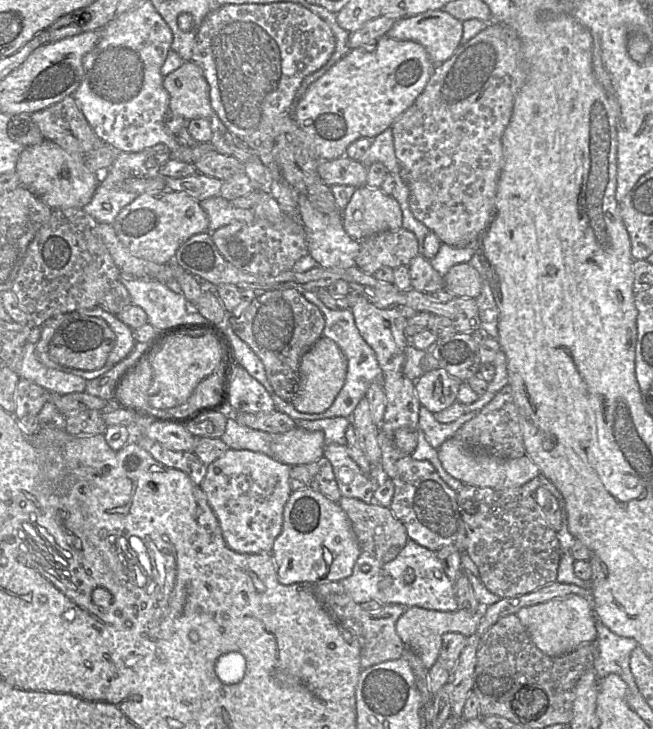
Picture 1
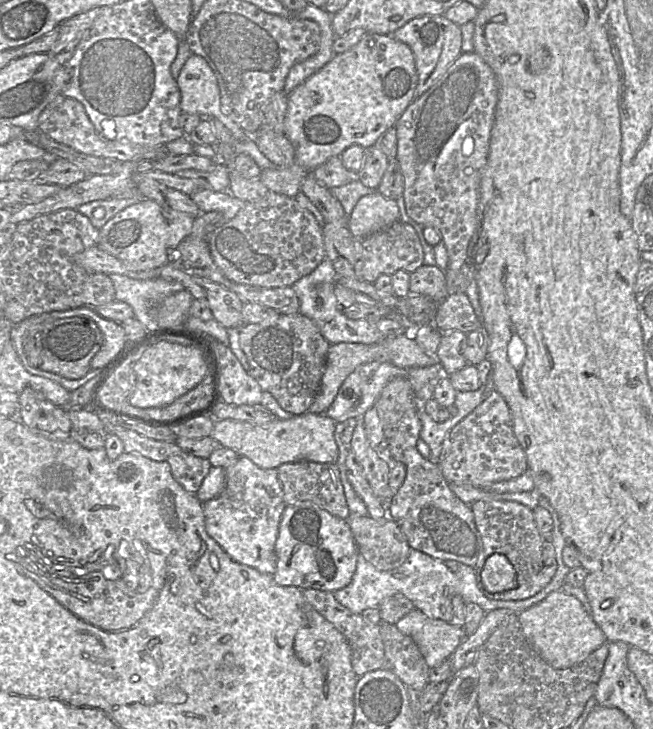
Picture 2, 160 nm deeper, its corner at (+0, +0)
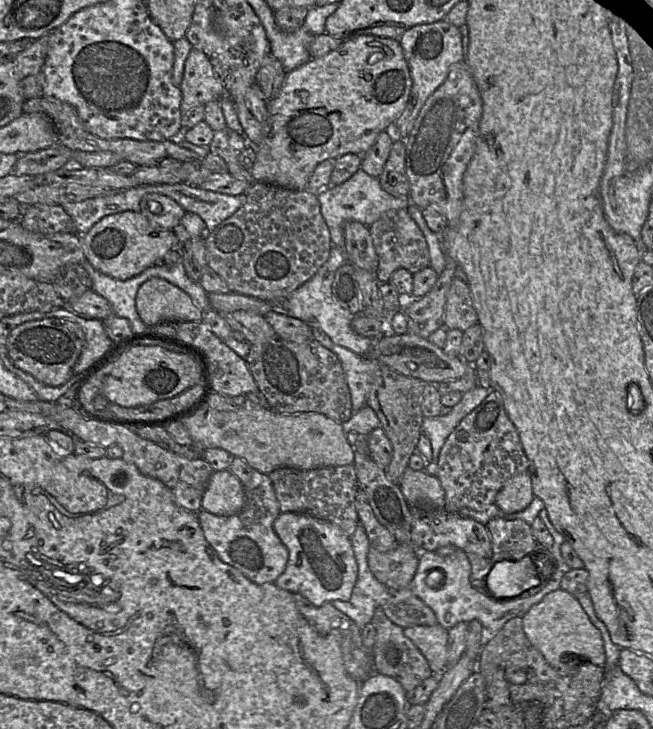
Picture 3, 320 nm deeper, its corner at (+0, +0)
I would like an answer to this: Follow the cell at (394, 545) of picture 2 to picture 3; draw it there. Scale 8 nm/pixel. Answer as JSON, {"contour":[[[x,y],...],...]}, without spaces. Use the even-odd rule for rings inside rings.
{"contour":[[[396,544],[392,549],[381,552],[372,547],[367,553],[367,563],[371,573],[391,593],[381,607],[387,618],[395,625],[406,628],[412,626],[435,626],[438,624],[435,613],[409,588],[418,566],[419,551],[409,545]]]}

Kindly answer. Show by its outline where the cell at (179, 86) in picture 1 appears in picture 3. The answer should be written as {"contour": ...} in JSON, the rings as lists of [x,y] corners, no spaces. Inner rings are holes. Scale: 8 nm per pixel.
{"contour":[[[195,48],[191,49],[186,58],[179,87],[182,94],[181,116],[198,105],[220,100],[226,95],[224,85],[208,57]]]}

